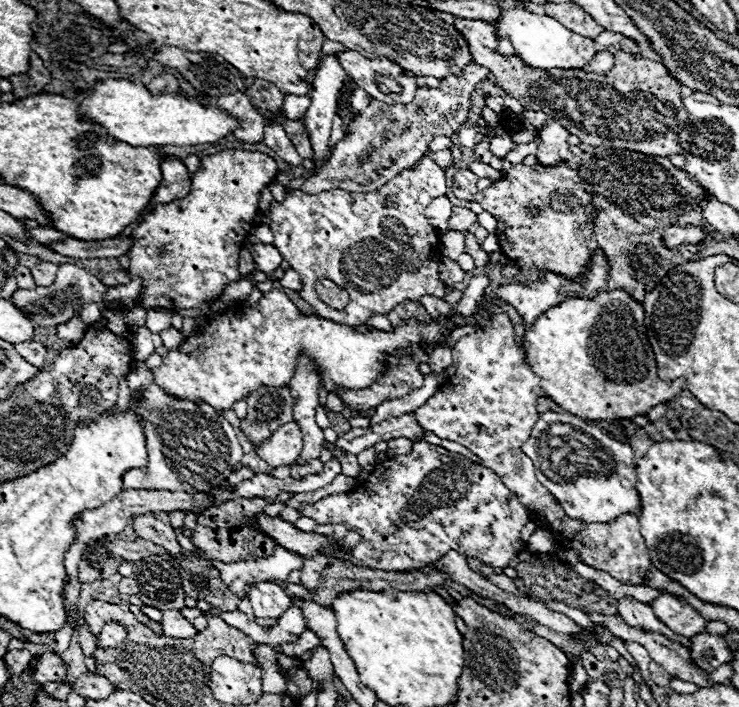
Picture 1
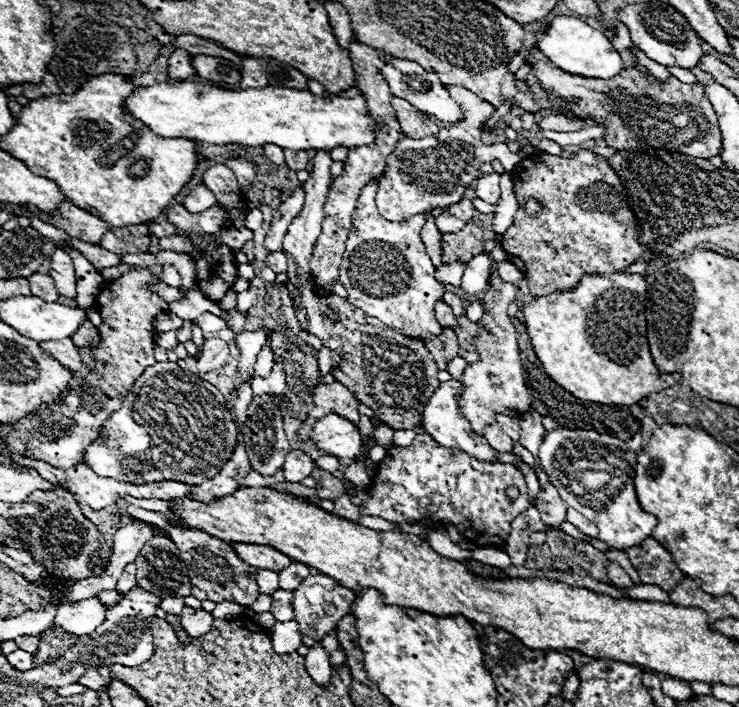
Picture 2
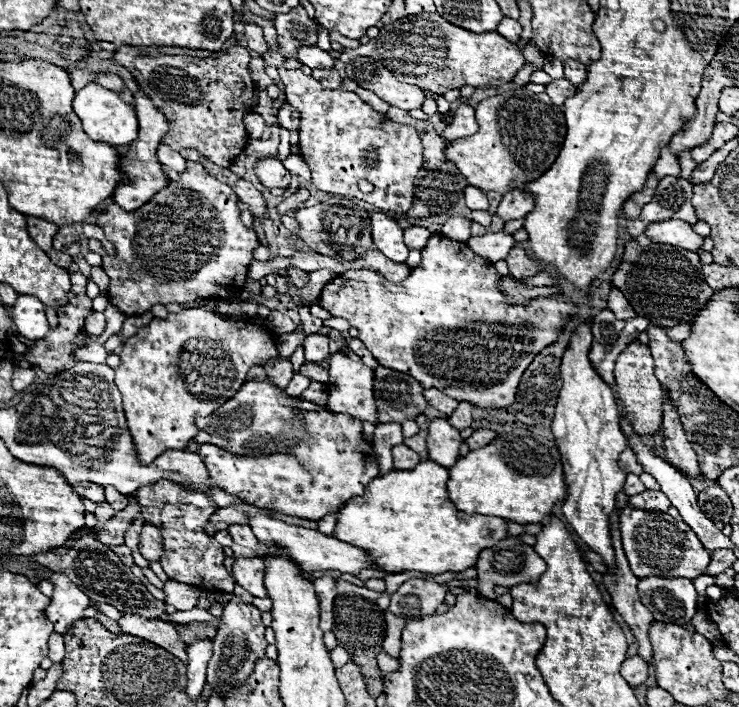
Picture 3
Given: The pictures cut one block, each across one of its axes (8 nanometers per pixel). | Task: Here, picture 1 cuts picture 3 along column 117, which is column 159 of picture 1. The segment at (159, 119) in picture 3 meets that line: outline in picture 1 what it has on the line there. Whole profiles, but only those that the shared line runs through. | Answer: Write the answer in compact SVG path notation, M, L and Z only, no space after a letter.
M166 156L162 162L162 186L166 190L156 190L154 194L154 202L156 204L168 204L176 198L186 198L186 194L192 188L190 182L190 174L186 170L186 166L174 158L174 156Z

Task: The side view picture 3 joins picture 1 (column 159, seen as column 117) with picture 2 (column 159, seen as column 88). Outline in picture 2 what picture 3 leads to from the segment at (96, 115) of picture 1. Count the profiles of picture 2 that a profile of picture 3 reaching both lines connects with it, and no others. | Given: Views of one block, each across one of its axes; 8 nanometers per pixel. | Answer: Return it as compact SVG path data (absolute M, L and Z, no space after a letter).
M196 82L180 84L154 84L138 86L126 100L124 110L148 126L156 136L162 138L188 138L204 144L242 144L242 146L264 146L276 144L290 150L308 150L308 148L336 148L336 146L364 146L374 142L372 136L372 118L368 116L368 106L362 94L354 98L340 98L336 94L312 96L308 90L292 88L248 88L248 90L222 90L216 86L202 86Z

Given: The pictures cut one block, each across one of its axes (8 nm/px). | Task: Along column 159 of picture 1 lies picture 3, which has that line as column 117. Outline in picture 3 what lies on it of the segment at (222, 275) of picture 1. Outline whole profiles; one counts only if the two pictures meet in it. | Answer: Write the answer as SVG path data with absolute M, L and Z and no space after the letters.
M186 162L186 172L180 174L180 182L170 182L160 190L146 206L136 212L124 212L120 206L110 204L104 208L104 214L96 220L104 228L106 238L114 244L116 254L108 254L100 240L88 240L88 248L102 256L102 268L110 276L108 298L122 314L134 316L144 314L156 304L186 304L196 300L224 300L234 298L242 292L248 278L248 266L252 262L252 252L258 248L256 232L248 230L240 222L238 196L234 190L216 178L212 178L202 164Z

